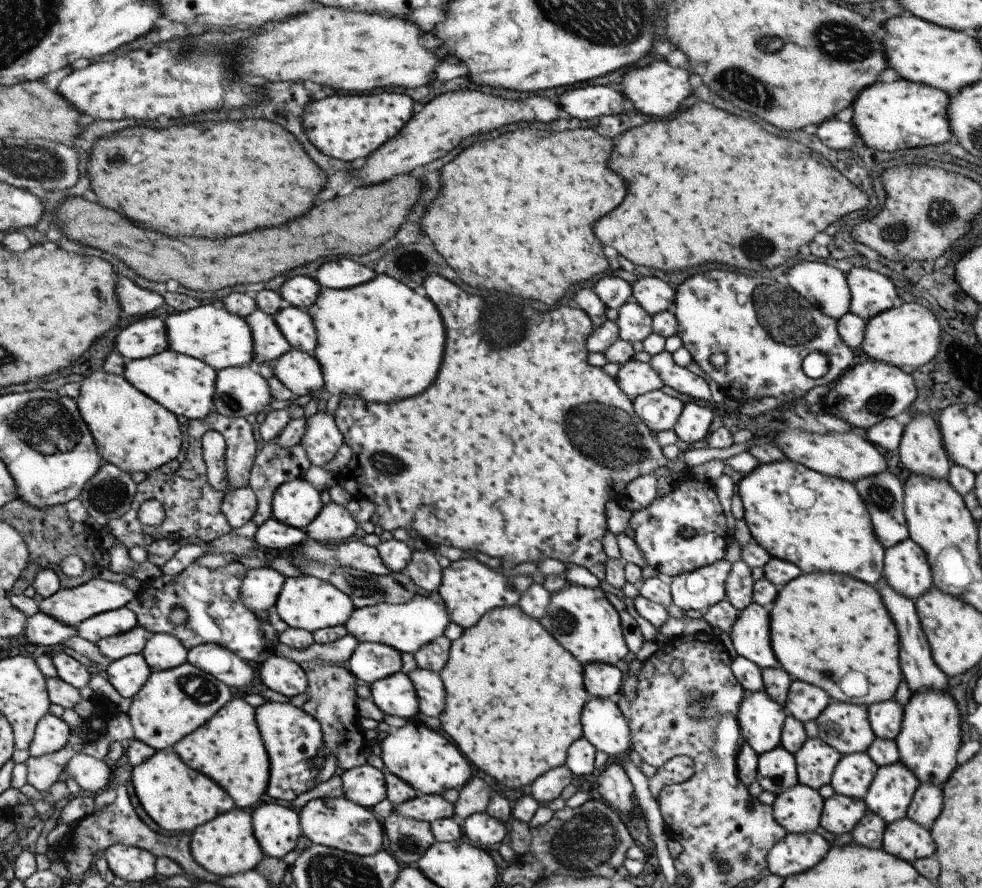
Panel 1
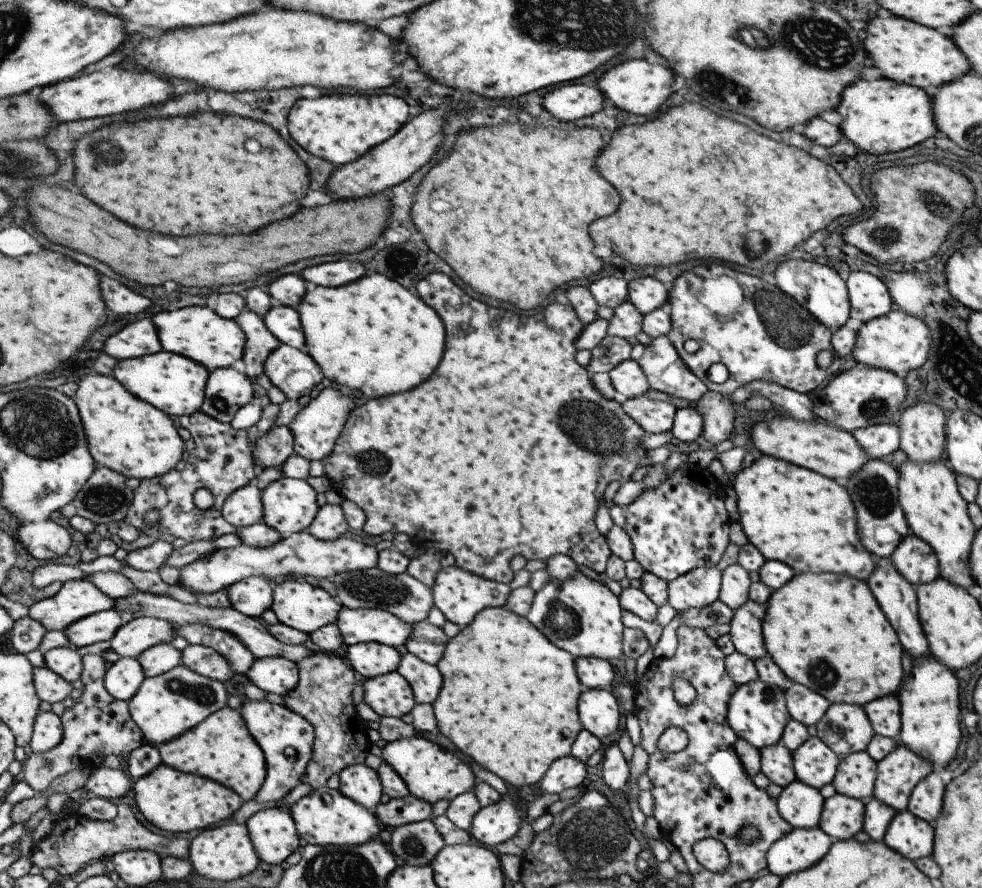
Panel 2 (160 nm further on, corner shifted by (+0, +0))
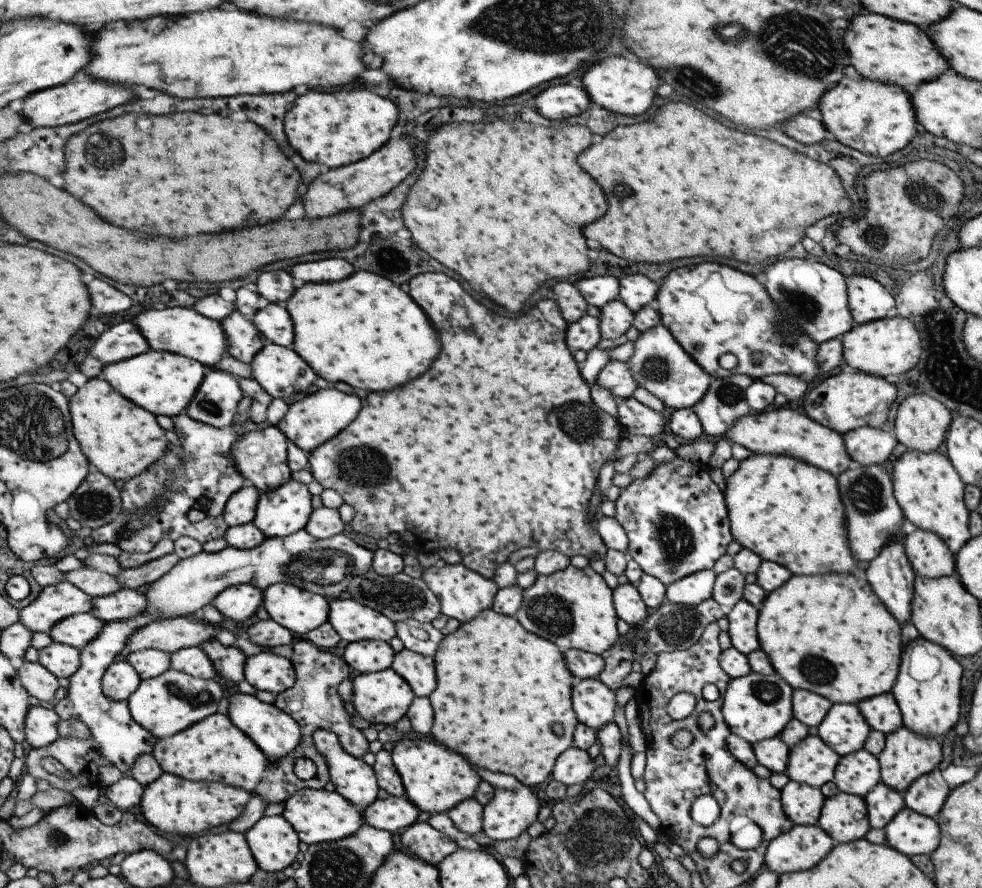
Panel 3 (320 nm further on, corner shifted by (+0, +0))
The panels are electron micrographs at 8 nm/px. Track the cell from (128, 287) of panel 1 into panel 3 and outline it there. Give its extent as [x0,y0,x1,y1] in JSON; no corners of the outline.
[87,280,133,314]

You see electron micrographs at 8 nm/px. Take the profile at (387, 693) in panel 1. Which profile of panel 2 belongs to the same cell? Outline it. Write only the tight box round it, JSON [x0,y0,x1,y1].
[363,670,416,717]

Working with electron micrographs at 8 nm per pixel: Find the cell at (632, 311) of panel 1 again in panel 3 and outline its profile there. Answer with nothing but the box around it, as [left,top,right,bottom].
[597,299,633,340]

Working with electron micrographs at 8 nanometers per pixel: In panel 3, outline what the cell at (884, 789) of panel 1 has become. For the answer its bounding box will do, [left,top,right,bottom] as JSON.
[876,726,941,794]

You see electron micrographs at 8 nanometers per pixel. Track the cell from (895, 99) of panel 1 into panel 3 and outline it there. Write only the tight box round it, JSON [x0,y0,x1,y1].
[816,75,915,156]

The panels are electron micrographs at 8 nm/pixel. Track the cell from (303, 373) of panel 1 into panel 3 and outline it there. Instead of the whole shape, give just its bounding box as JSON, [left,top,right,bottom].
[249,343,318,398]

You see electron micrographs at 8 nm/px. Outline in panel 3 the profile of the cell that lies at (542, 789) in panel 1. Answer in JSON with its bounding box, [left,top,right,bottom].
[550,746,594,787]

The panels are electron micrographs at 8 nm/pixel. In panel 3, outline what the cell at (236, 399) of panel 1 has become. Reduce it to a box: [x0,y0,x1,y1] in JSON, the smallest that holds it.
[185,369,243,428]

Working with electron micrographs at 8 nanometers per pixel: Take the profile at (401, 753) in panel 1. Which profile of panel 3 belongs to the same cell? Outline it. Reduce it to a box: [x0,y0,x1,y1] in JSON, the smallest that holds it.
[390,737,480,815]

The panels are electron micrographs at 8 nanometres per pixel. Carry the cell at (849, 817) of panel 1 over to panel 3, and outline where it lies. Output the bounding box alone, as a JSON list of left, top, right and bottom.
[816,792,870,843]

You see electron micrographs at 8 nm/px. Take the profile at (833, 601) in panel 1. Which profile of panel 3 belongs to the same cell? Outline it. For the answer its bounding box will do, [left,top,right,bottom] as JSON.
[756,573,903,704]

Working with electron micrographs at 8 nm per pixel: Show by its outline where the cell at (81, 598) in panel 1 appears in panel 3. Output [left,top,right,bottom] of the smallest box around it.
[20,582,94,632]

